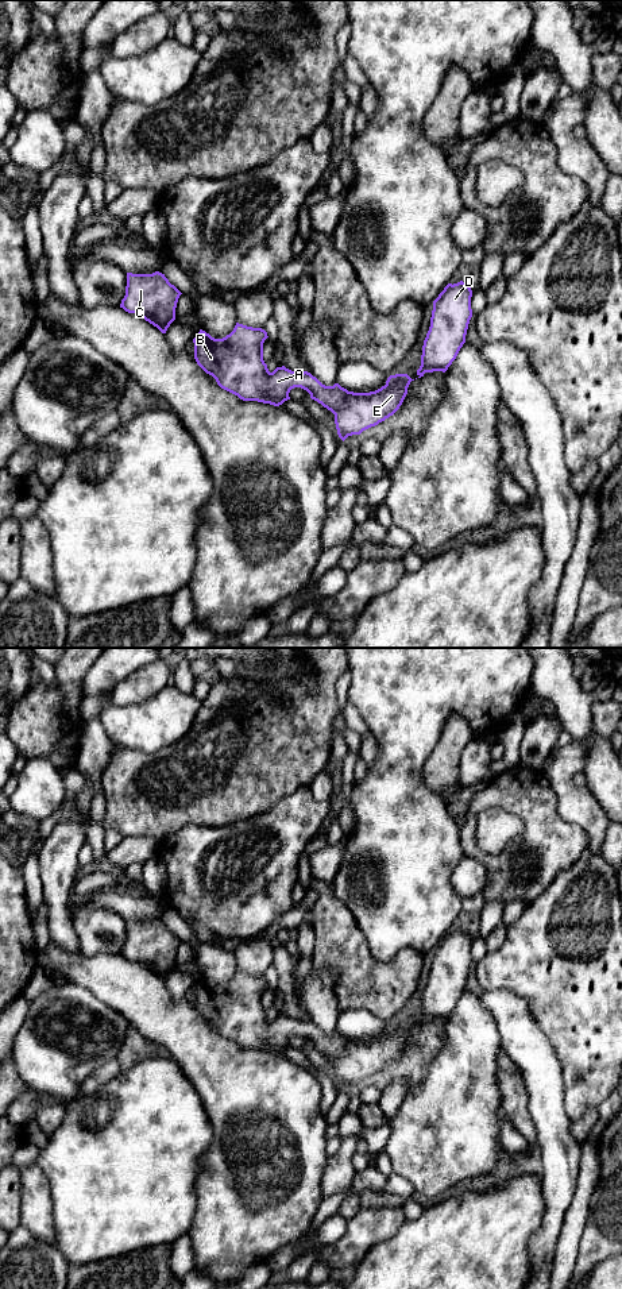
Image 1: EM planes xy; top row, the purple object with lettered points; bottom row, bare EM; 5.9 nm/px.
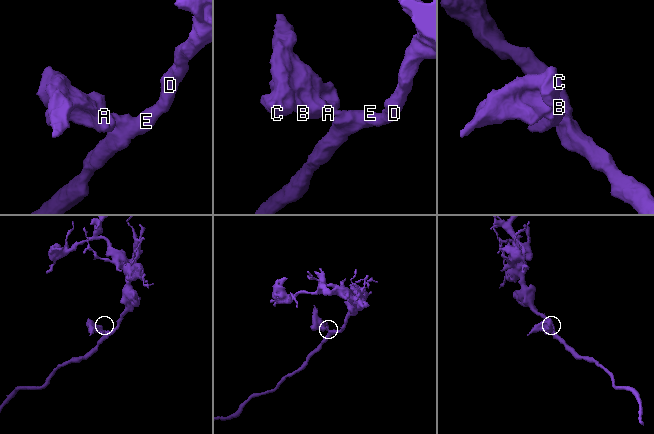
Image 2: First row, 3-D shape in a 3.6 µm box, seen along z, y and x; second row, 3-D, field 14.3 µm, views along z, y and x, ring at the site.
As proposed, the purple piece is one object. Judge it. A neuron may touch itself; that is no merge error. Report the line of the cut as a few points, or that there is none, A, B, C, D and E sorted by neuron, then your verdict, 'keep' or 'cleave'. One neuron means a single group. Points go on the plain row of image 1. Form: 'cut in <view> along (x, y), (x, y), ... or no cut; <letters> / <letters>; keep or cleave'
no cut; A B C D E; keep

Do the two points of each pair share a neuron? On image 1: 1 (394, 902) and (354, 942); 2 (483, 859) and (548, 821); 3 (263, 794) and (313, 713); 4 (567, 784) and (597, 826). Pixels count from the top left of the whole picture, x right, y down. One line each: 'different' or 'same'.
1: different
2: same
3: same
4: same

